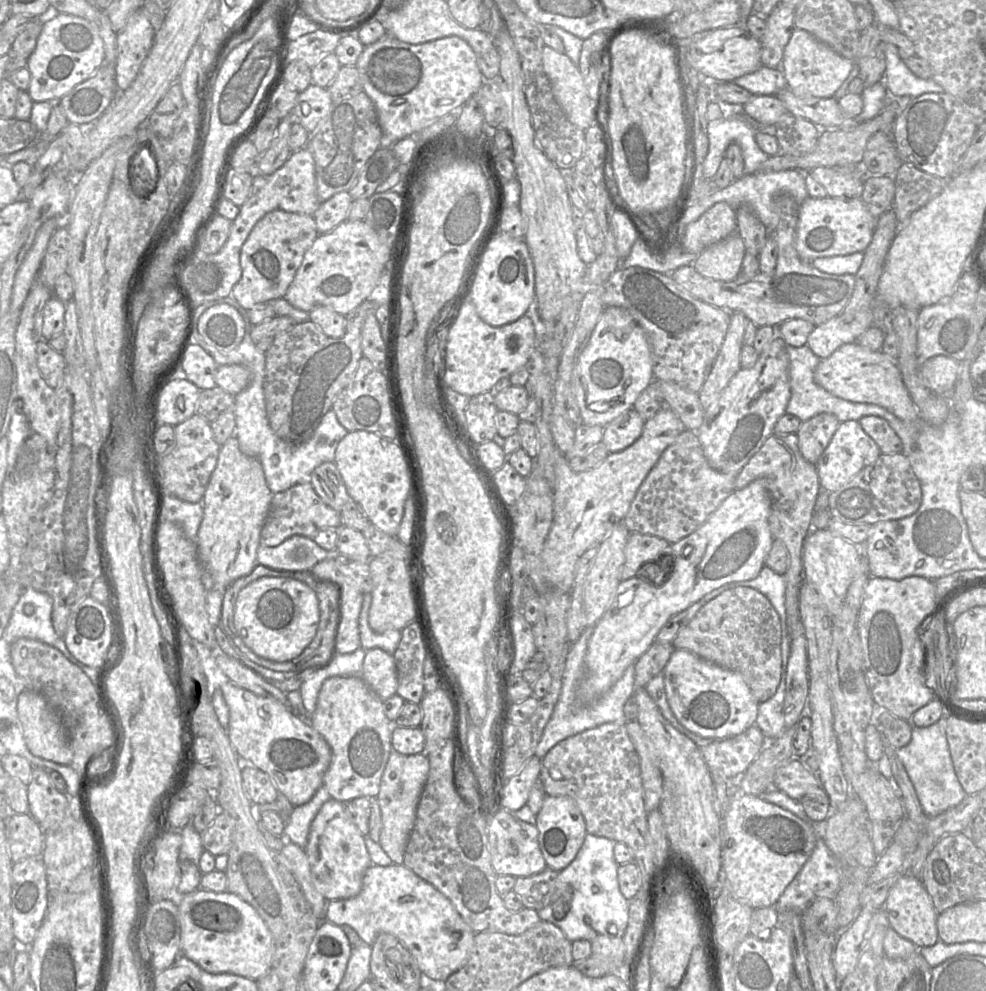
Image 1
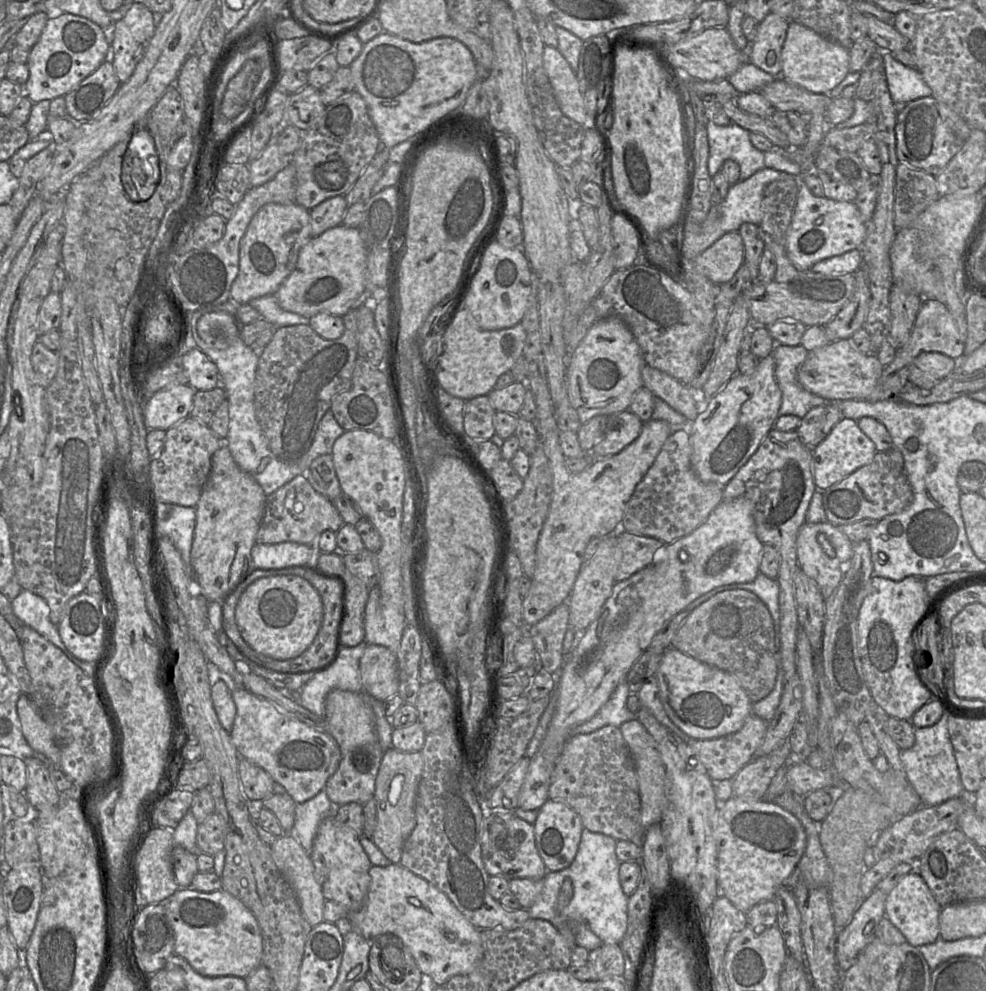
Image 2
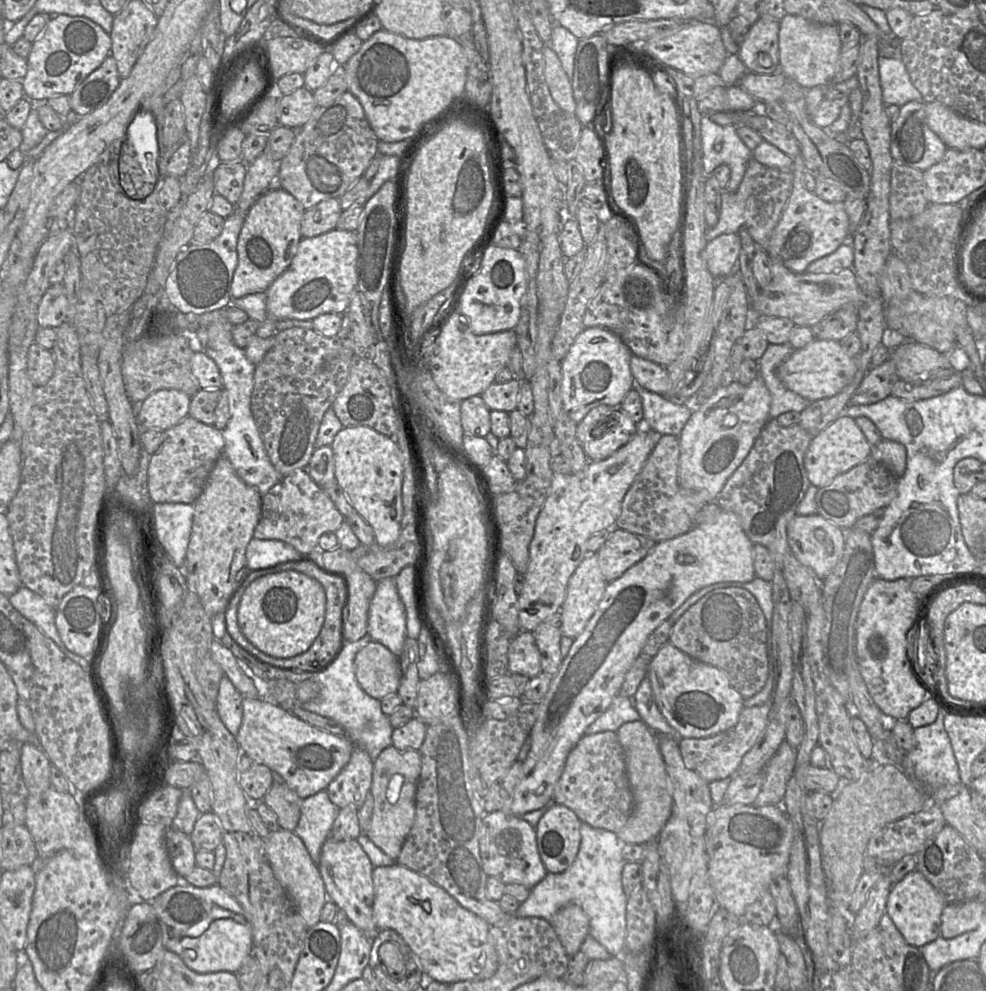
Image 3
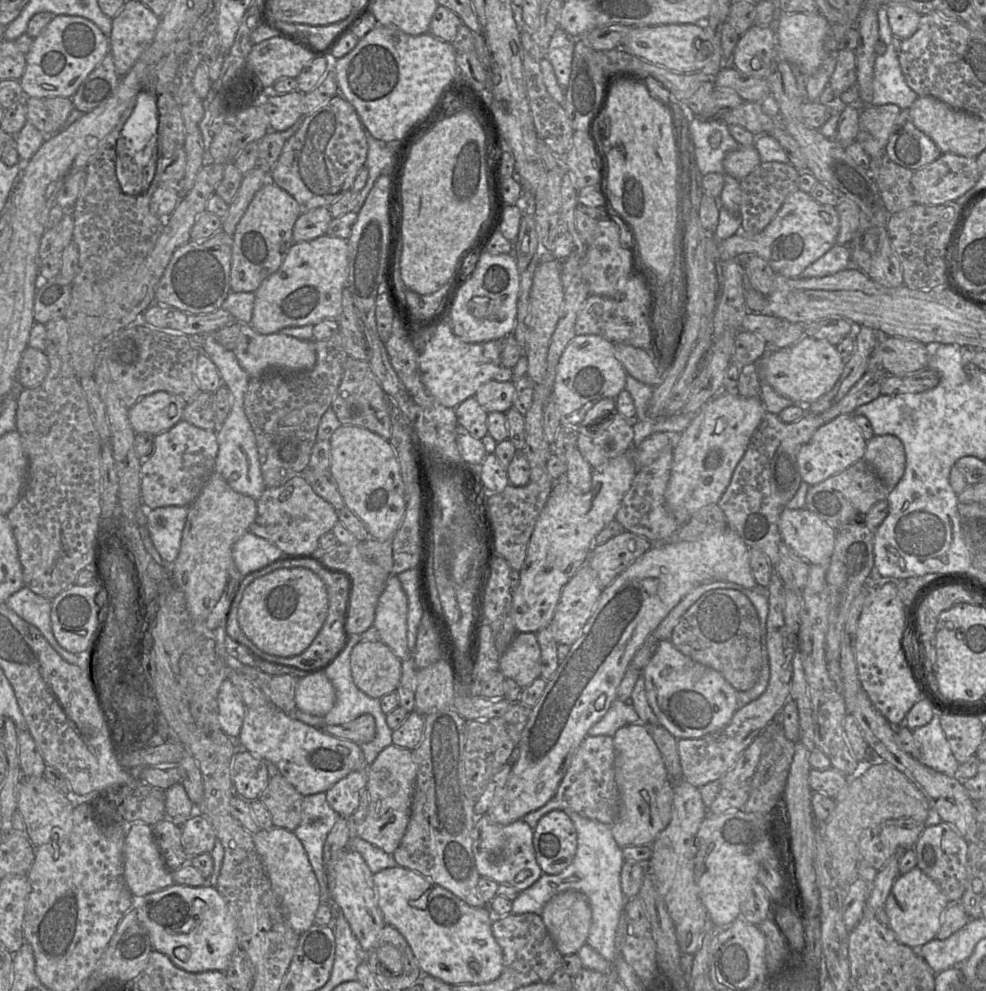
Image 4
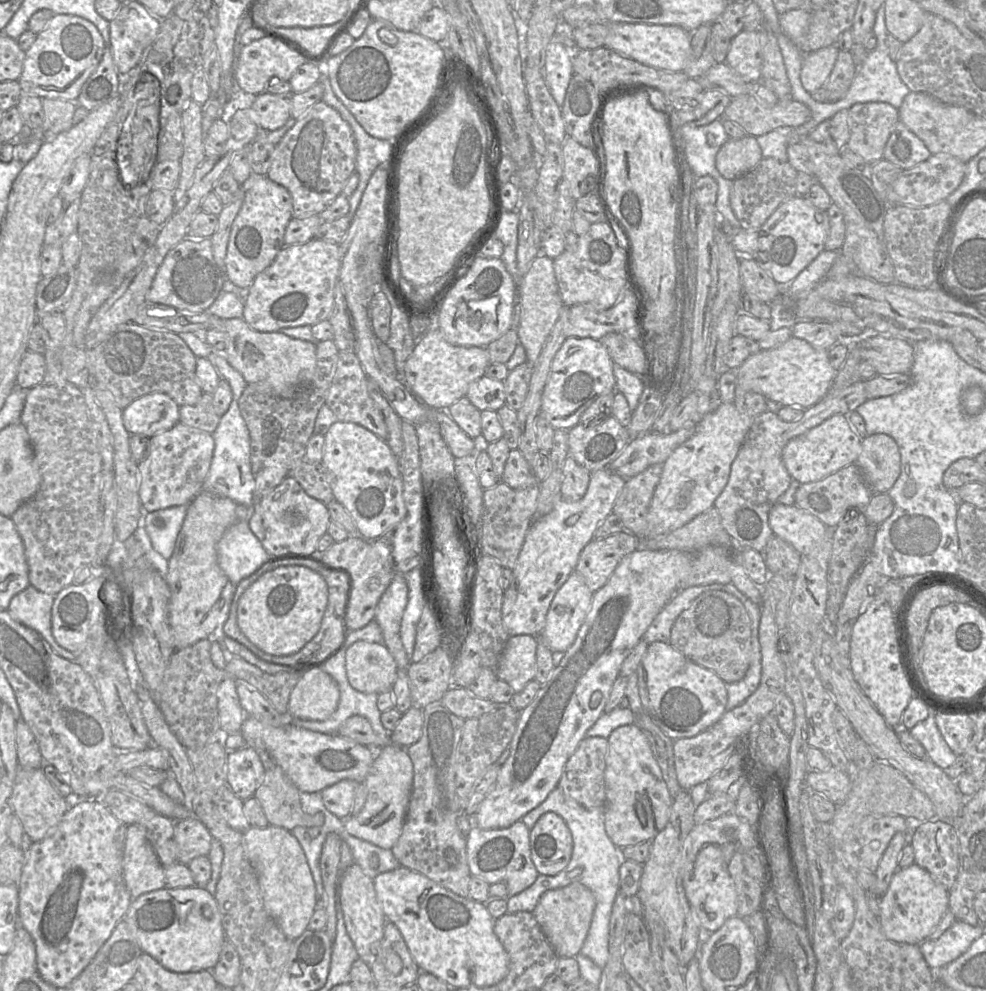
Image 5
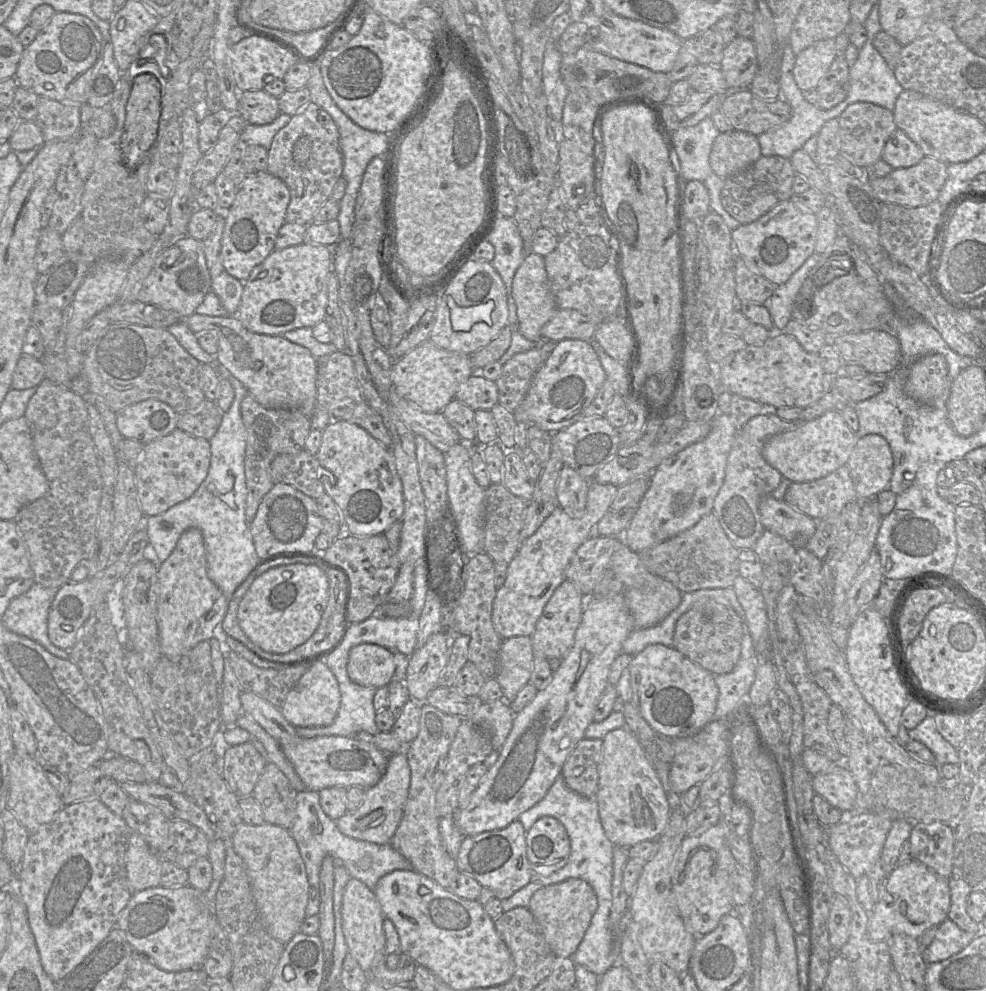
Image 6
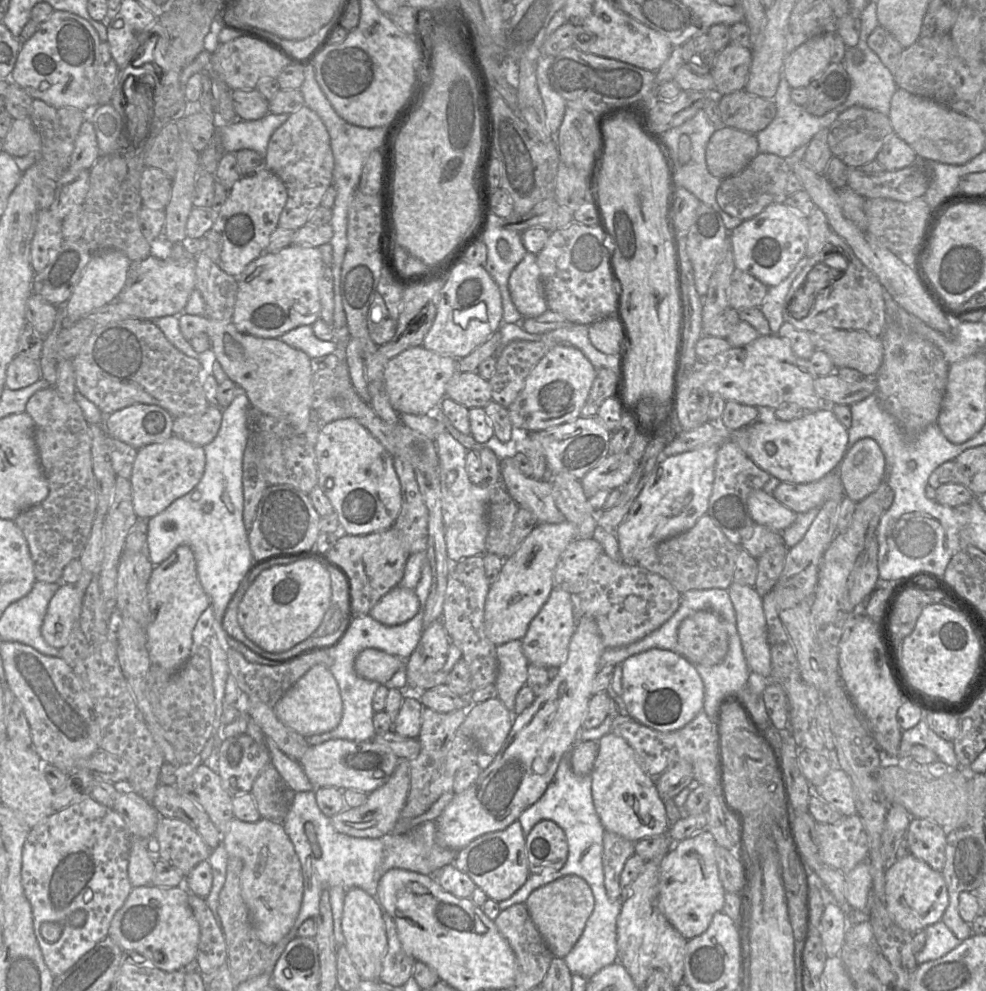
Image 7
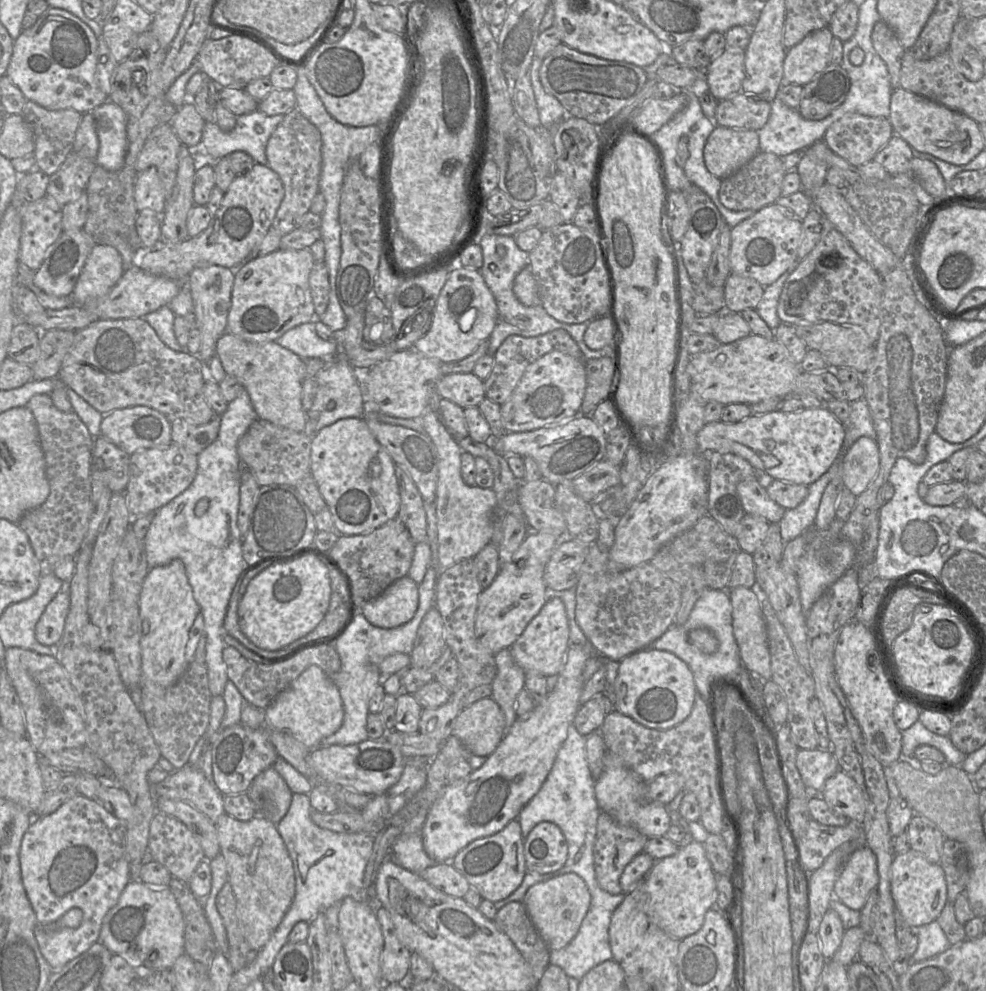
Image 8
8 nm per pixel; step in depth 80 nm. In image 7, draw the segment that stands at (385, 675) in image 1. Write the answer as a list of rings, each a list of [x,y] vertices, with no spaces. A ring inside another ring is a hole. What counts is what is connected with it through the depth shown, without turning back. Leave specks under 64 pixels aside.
[[[366,648],[355,658],[358,676],[384,685],[403,665],[405,660],[376,648]]]

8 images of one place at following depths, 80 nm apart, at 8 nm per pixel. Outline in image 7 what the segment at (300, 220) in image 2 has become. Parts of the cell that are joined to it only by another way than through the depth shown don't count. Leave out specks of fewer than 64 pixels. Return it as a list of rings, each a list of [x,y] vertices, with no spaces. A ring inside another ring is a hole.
[[[266,167],[251,176],[241,177],[229,190],[210,230],[200,238],[187,237],[181,244],[190,254],[206,254],[224,272],[237,278],[249,263],[265,252],[270,235],[278,227],[287,197],[283,181]]]

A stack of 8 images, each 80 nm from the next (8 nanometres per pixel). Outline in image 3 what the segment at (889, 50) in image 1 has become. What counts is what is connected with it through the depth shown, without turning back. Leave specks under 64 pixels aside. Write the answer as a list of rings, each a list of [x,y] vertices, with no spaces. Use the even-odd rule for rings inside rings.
[[[879,56],[879,77],[885,105],[902,107],[910,101],[924,101],[912,84],[902,60]]]

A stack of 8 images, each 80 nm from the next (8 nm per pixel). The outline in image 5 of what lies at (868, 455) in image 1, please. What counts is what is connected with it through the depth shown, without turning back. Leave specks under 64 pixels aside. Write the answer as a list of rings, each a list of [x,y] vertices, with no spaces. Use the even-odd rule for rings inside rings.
[[[835,414],[805,433],[792,438],[782,450],[782,459],[792,479],[801,483],[818,481],[855,463],[861,453],[861,441],[848,417]]]

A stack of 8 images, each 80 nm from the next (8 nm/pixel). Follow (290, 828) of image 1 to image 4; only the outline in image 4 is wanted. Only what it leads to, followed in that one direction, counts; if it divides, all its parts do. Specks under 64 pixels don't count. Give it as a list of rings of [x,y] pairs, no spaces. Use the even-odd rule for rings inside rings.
[[[324,792],[303,796],[301,822],[293,831],[301,842],[319,883],[322,904],[331,901],[326,868],[323,864],[323,846],[329,831],[339,817],[328,804]]]

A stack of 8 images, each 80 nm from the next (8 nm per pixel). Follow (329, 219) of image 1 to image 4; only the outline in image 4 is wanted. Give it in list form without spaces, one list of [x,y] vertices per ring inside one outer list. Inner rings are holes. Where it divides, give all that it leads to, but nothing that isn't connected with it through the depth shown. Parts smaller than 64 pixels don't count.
[[[326,206],[317,207],[300,214],[292,230],[294,243],[325,235],[332,219],[329,208]]]

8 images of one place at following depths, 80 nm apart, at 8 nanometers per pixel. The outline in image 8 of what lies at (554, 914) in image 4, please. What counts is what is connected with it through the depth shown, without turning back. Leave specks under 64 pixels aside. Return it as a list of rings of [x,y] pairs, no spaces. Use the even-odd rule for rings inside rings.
[[[573,872],[532,885],[522,899],[532,924],[550,950],[559,950],[574,938],[589,909],[590,902],[591,895],[586,883]]]

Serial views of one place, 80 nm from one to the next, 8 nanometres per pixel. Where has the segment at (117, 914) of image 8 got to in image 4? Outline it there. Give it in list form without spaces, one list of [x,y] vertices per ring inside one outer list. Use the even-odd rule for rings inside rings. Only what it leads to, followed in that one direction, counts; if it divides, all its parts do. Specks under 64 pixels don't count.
[[[174,883],[142,898],[135,897],[133,908],[136,909],[139,922],[149,933],[153,950],[168,956],[178,968],[191,973],[225,971],[227,969],[231,956],[238,946],[237,927],[226,901],[216,887],[208,884],[190,887]]]

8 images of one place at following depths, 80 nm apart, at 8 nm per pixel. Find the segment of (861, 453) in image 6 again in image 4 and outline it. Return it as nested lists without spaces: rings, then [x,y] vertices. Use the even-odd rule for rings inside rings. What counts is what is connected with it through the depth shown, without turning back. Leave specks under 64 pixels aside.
[[[874,435],[866,443],[865,460],[881,481],[892,489],[902,478],[906,467],[903,443],[894,435]]]

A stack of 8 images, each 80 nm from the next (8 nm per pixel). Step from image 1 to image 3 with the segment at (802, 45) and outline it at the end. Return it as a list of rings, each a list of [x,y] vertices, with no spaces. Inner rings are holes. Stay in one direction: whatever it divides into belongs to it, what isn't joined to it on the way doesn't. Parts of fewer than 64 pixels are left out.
[[[786,14],[779,21],[778,34],[780,71],[786,78],[805,89],[826,86],[833,81],[842,44],[837,25],[824,25],[798,15]]]

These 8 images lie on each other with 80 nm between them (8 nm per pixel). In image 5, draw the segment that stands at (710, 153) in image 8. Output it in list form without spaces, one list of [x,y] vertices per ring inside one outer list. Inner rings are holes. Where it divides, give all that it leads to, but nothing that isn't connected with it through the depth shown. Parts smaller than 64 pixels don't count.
[[[755,136],[729,138],[718,150],[715,165],[720,174],[735,180],[754,168],[763,158]]]

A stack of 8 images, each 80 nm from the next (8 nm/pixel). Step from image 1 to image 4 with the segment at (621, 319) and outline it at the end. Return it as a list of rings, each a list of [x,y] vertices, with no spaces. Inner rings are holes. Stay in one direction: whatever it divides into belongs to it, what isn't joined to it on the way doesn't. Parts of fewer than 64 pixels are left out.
[[[576,335],[566,346],[556,367],[553,394],[560,424],[578,426],[597,401],[616,398],[625,389],[626,376],[615,356],[613,342],[599,335]]]

